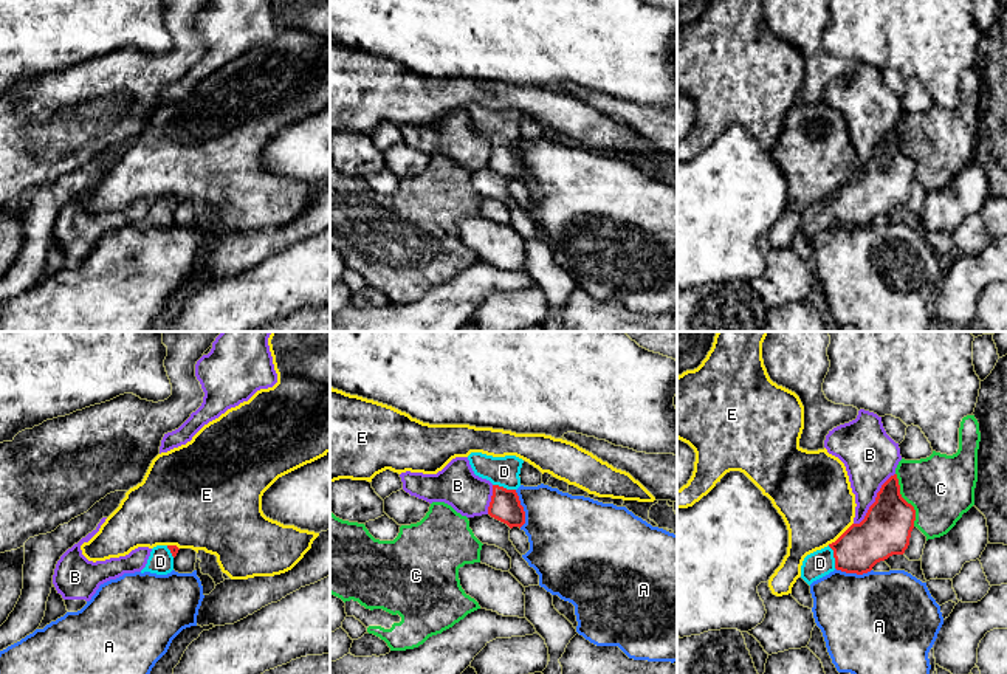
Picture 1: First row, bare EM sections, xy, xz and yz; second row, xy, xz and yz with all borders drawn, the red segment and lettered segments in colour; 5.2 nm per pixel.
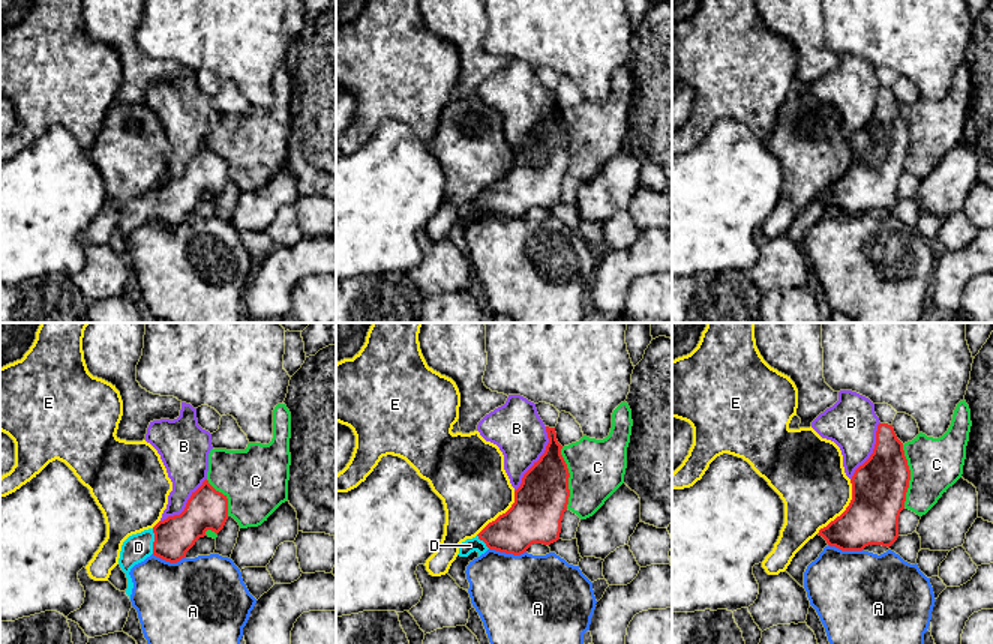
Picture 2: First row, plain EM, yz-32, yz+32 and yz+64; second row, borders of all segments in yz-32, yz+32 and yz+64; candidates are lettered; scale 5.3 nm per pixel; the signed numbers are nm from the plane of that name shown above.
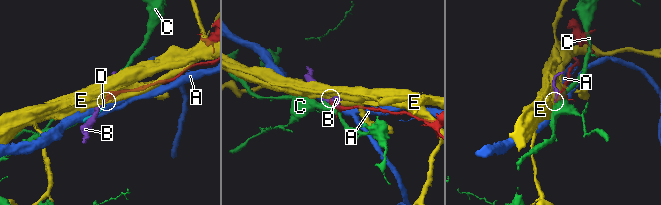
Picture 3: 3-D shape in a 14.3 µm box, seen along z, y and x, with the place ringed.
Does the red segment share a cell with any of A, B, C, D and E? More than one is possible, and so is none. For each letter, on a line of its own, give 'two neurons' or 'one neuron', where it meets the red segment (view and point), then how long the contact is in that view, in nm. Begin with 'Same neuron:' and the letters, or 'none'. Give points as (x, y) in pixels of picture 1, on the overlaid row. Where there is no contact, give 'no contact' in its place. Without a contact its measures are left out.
Same neuron: D
A: two neurons | xz (522, 508) | 200 nm
B: two neurons | yz (876, 501) | 340 nm
C: two neurons | yz (903, 499) | 300 nm
D: one neuron | xz (502, 487) | 120 nm
E: two neurons | yz (842, 535) | 180 nm

